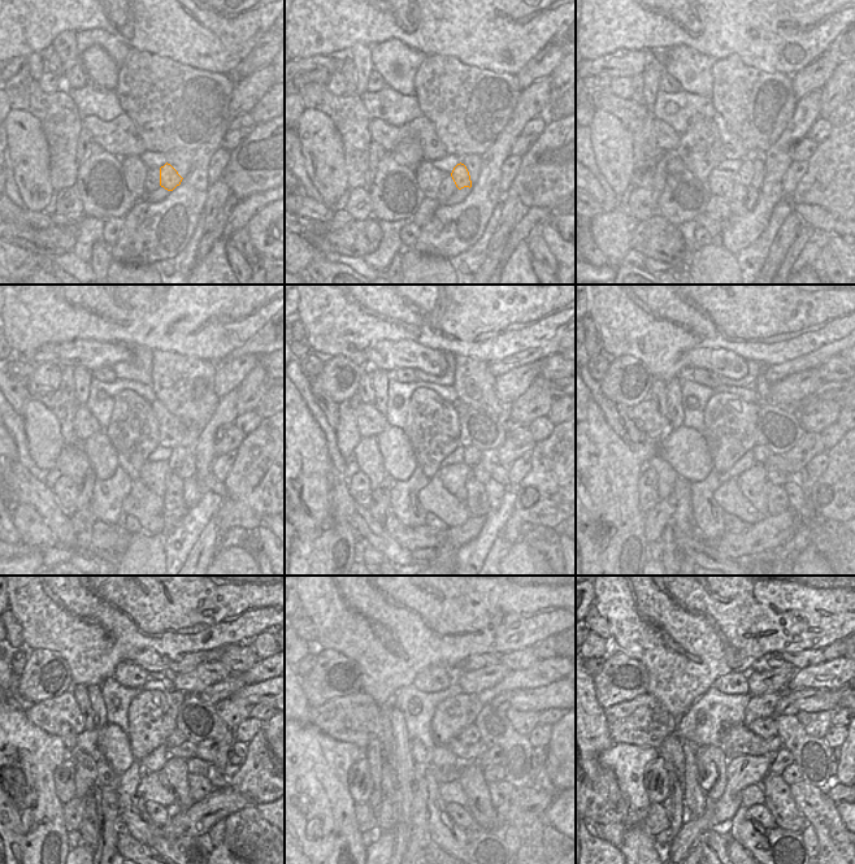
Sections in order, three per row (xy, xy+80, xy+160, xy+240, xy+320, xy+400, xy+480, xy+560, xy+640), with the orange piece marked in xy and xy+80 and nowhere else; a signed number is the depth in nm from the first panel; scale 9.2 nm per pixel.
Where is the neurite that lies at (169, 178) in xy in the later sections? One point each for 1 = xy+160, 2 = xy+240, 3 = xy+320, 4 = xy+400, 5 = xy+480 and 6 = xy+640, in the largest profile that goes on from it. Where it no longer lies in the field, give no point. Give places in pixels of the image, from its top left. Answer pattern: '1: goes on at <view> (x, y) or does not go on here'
1: goes on at xy+160 (751, 168)
2: goes on at xy+240 (178, 454)
3: goes on at xy+320 (471, 455)
4: goes on at xy+400 (762, 454)
5: goes on at xy+480 (177, 738)
6: goes on at xy+640 (765, 728)

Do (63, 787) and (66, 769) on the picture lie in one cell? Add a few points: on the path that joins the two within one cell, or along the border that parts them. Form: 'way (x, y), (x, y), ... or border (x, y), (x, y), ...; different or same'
way (65, 784), (65, 773); same

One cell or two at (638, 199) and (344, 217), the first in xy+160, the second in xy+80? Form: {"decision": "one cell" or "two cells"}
{"decision": "two cells"}

